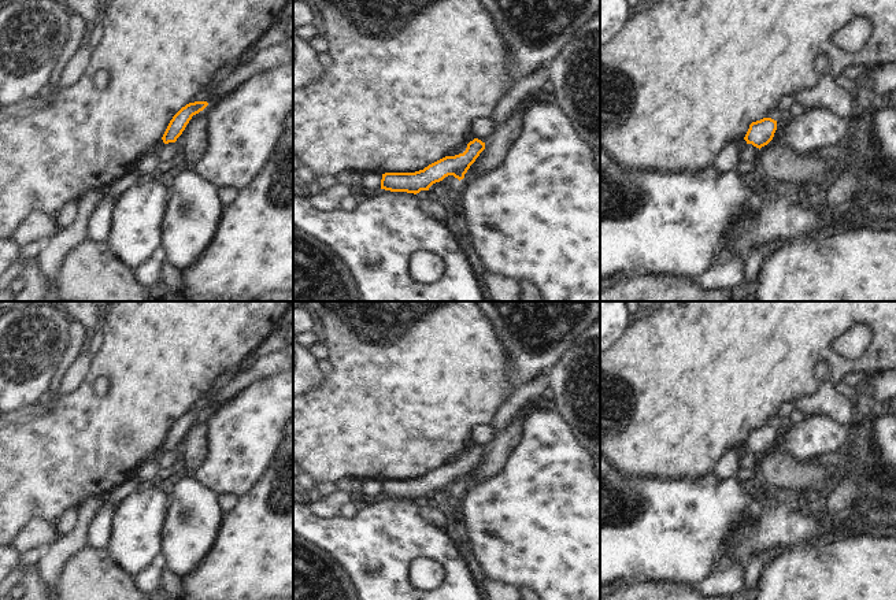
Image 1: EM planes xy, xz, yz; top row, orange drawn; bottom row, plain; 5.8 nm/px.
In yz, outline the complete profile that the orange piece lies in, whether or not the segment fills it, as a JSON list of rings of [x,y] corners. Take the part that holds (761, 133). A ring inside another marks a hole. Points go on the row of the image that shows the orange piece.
[[[763,118],[760,121],[752,122],[744,137],[747,144],[752,144],[756,148],[767,145],[777,130],[777,121],[771,118]]]

